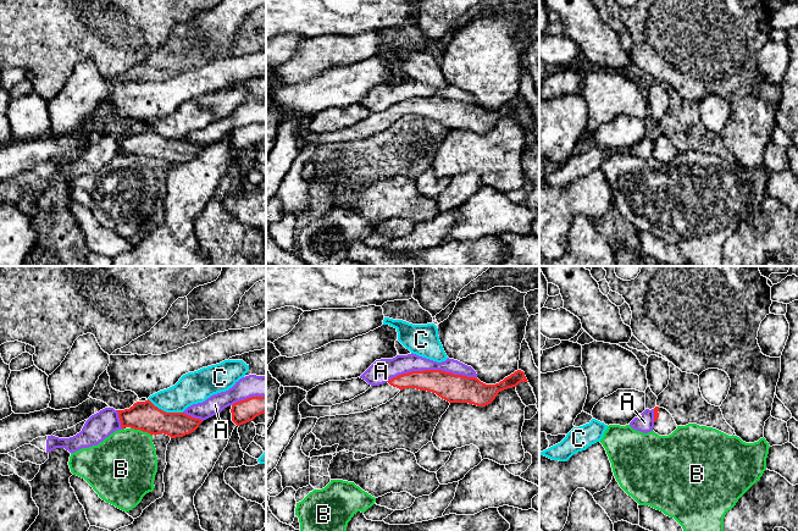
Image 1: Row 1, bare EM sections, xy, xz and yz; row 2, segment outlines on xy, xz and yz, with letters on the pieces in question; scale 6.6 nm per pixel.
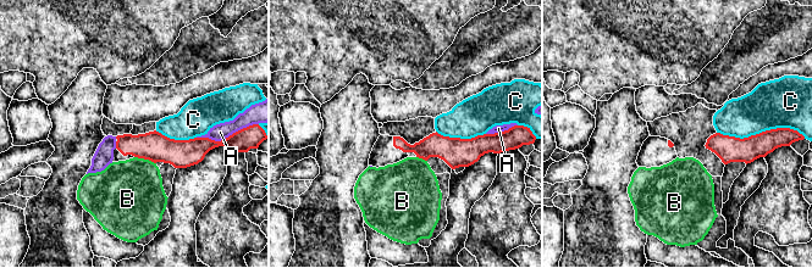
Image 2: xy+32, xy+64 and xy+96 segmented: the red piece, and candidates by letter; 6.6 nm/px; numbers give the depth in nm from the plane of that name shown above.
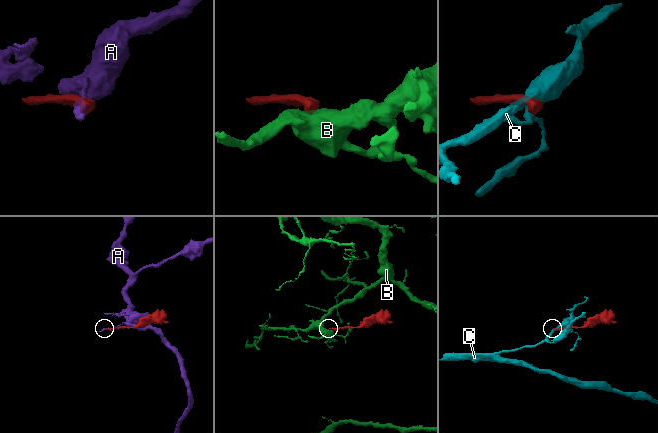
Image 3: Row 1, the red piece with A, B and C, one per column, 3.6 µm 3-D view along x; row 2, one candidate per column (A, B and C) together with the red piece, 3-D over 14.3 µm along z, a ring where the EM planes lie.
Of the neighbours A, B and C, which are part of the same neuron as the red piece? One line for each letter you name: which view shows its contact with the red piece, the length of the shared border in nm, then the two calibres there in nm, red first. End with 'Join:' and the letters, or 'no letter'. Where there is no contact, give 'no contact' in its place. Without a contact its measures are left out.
Join: no letter

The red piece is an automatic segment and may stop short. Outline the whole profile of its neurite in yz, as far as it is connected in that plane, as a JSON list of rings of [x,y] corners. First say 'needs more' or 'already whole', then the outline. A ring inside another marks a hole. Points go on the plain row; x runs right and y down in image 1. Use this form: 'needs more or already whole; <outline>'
needs more; [[[654,134],[654,154],[653,157],[659,162],[669,162],[677,155],[672,142],[664,134]]]

